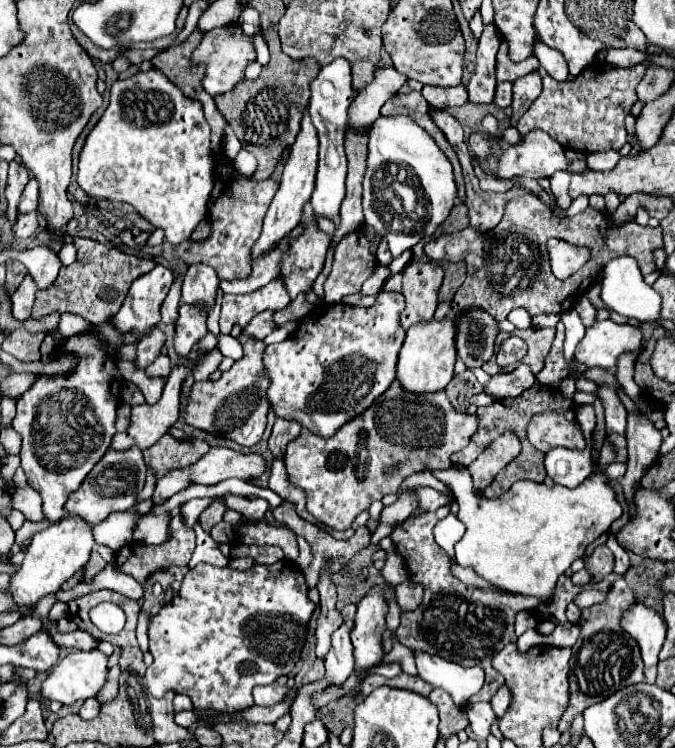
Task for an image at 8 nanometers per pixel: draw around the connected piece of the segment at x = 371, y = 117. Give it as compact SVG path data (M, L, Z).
M378 68L372 84L358 90L358 96L348 108L348 130L356 134L366 134L374 120L380 116L380 108L388 98L392 98L400 86L406 84L406 76L394 68Z

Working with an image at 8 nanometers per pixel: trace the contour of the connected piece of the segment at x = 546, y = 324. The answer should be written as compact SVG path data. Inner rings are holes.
M544 314L544 316L534 316L532 318L532 328L554 328L558 324L560 316L558 314Z

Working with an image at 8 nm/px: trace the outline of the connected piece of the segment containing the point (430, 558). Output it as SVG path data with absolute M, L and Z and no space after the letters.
M448 506L436 510L436 512L428 512L422 514L418 518L410 518L402 524L398 524L392 532L392 542L396 546L396 550L400 552L400 556L406 562L408 568L408 576L412 576L412 580L416 584L424 586L424 598L422 604L414 610L414 612L406 612L402 614L402 622L400 628L396 630L396 640L412 650L422 650L428 654L438 654L450 662L456 662L460 666L480 666L486 674L486 684L484 688L472 696L472 700L468 700L468 704L474 702L490 702L490 698L496 694L496 690L504 684L504 678L492 668L492 656L496 652L500 652L506 644L516 642L516 634L514 634L514 616L522 610L537 613L540 616L547 617L552 614L552 622L556 624L564 624L566 622L566 606L574 600L576 592L580 592L580 586L572 584L570 576L560 576L558 584L554 591L553 599L548 602L536 600L534 596L520 596L514 592L498 592L492 588L470 588L464 582L456 580L450 574L450 562L448 562L448 554L434 542L434 534L432 528L438 520L442 520L448 514Z

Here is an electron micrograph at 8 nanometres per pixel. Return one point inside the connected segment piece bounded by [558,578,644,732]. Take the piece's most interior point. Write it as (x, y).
(605, 659)

